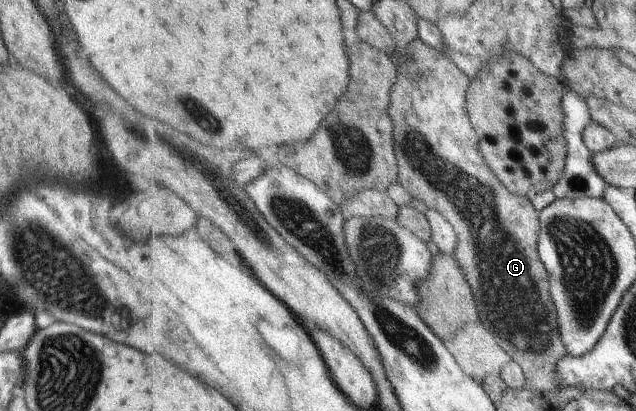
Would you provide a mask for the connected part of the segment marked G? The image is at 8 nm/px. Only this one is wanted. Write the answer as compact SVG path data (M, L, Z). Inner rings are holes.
M420 36L415 41L408 45L397 44L395 52L399 53L401 60L396 56L388 55L397 66L399 72L397 73L397 81L391 96L391 107L389 108L389 116L393 122L393 135L395 140L395 153L399 164L399 182L412 197L416 197L424 201L428 208L436 209L443 217L451 222L459 236L459 245L457 246L456 259L457 263L463 269L467 281L470 283L472 290L477 300L477 309L481 316L481 323L490 331L493 337L498 341L498 344L506 350L510 356L514 356L520 366L524 366L526 376L536 382L536 390L540 393L550 394L550 392L558 392L559 378L557 377L557 365L559 361L565 359L569 354L567 344L562 342L560 336L560 326L558 326L558 312L556 312L556 305L550 294L550 278L548 278L547 266L540 260L538 255L538 232L540 232L541 224L538 222L539 211L535 207L528 196L518 193L513 193L504 183L496 176L496 173L491 169L489 162L485 159L480 146L480 137L471 121L470 114L470 84L469 76L457 66L457 64L448 57L440 54L431 46L428 46Z

